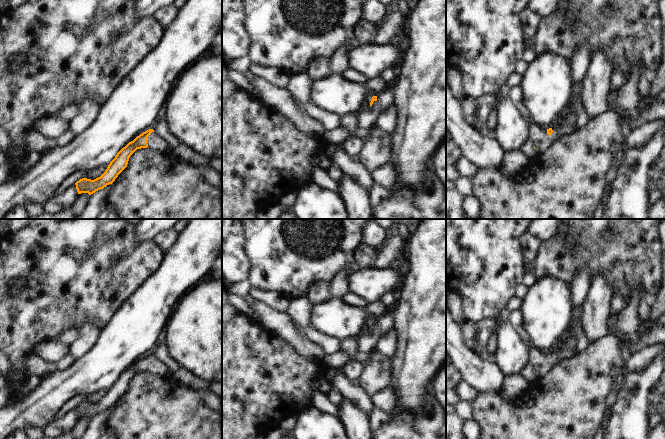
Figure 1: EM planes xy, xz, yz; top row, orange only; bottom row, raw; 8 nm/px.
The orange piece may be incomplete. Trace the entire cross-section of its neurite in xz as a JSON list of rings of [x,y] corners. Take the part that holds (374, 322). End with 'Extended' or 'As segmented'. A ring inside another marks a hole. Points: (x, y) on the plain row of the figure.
[[[380,299],[368,303],[364,307],[365,312],[373,319],[372,324],[370,326],[371,333],[369,336],[361,336],[356,339],[357,346],[360,352],[370,352],[372,351],[381,334],[379,331],[379,327],[377,326],[377,319],[388,313],[389,308],[387,308]]]. Extended

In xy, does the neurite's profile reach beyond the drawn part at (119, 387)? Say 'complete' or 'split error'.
split error

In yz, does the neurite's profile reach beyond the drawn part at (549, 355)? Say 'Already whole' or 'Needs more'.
Needs more

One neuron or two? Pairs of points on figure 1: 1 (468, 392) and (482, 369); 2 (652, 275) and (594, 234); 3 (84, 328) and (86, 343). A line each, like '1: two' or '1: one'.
1: two
2: one
3: one

